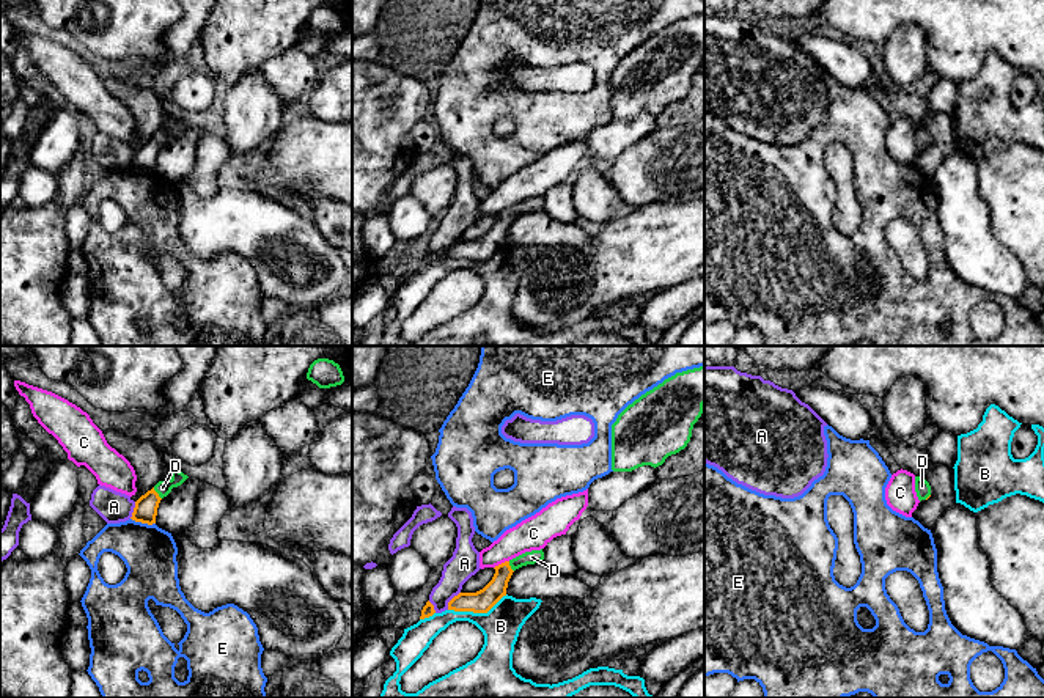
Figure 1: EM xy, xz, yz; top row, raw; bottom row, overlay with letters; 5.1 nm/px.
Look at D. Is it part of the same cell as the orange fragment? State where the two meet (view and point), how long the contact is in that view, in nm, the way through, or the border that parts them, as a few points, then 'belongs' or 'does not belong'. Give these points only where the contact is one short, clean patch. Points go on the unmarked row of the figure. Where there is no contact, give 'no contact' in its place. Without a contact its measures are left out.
meets orange in xy at (158, 142); contact 80 nm long; runs through xy (145, 159), (147, 153), (158, 142), (162, 135); belongs

